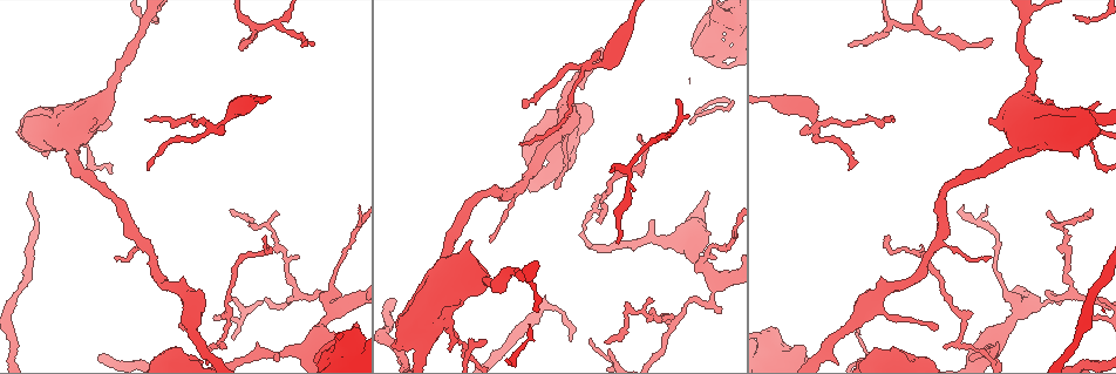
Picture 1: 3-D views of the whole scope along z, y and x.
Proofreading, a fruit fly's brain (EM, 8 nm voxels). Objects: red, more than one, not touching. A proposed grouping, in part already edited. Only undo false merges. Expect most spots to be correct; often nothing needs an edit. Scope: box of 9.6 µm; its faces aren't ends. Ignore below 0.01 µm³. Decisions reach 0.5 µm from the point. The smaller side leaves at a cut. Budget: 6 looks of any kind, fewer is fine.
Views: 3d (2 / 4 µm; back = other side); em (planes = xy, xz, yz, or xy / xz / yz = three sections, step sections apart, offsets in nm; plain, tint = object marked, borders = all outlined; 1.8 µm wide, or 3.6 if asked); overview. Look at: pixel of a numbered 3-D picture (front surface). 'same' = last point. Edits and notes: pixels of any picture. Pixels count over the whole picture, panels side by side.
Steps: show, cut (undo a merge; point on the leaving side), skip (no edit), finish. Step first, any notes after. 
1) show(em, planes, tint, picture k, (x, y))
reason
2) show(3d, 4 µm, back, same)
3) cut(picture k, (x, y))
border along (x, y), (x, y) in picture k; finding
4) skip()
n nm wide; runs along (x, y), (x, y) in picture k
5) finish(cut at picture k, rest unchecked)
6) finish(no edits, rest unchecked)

show(em, planes, tint, picture 1, (814, 131))
a fork

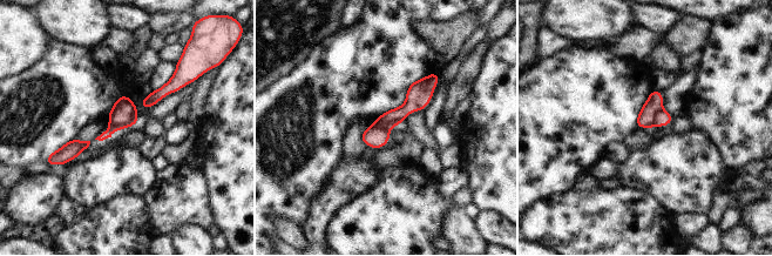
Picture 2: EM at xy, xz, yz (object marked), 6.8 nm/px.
cut(picture 2, (645, 118))
170 nm wide; two neurons meet here

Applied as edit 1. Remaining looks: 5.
show(3d, 2 µm, picture 1, (652, 139))

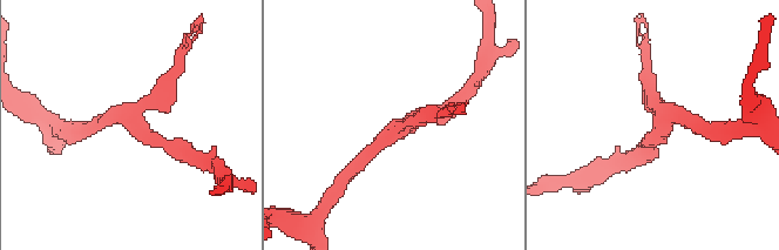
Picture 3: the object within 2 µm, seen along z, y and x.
show(em, planes, tint, picture 3, (133, 119))
now the EM

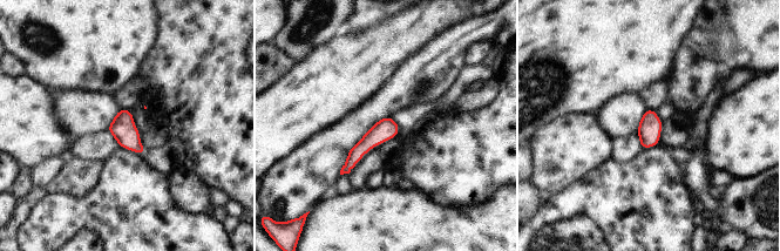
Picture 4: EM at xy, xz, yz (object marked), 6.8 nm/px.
skip()
runs along (388, 120), (353, 156), (344, 170) in picture 4; continuous, no second neuron

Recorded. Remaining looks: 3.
show(3d, 2 µm, picture 1, (1027, 308))
sudden change in width

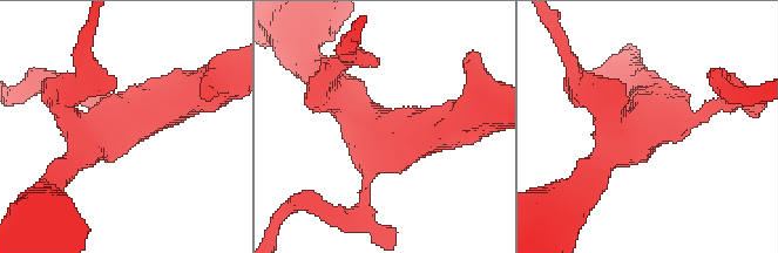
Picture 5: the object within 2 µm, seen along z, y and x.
show(em, planes, tint, picture 5, (111, 127))

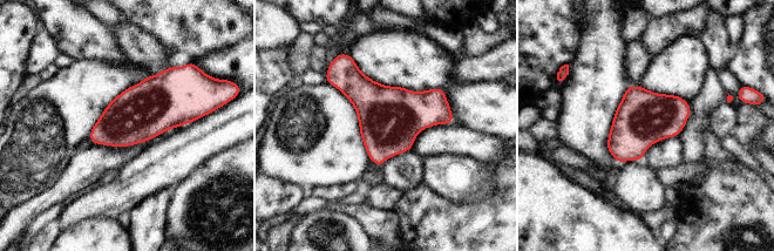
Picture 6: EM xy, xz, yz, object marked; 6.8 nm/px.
skip()
all the same neuron

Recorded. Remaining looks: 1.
finish(cut at picture 2, rest unchecked)

